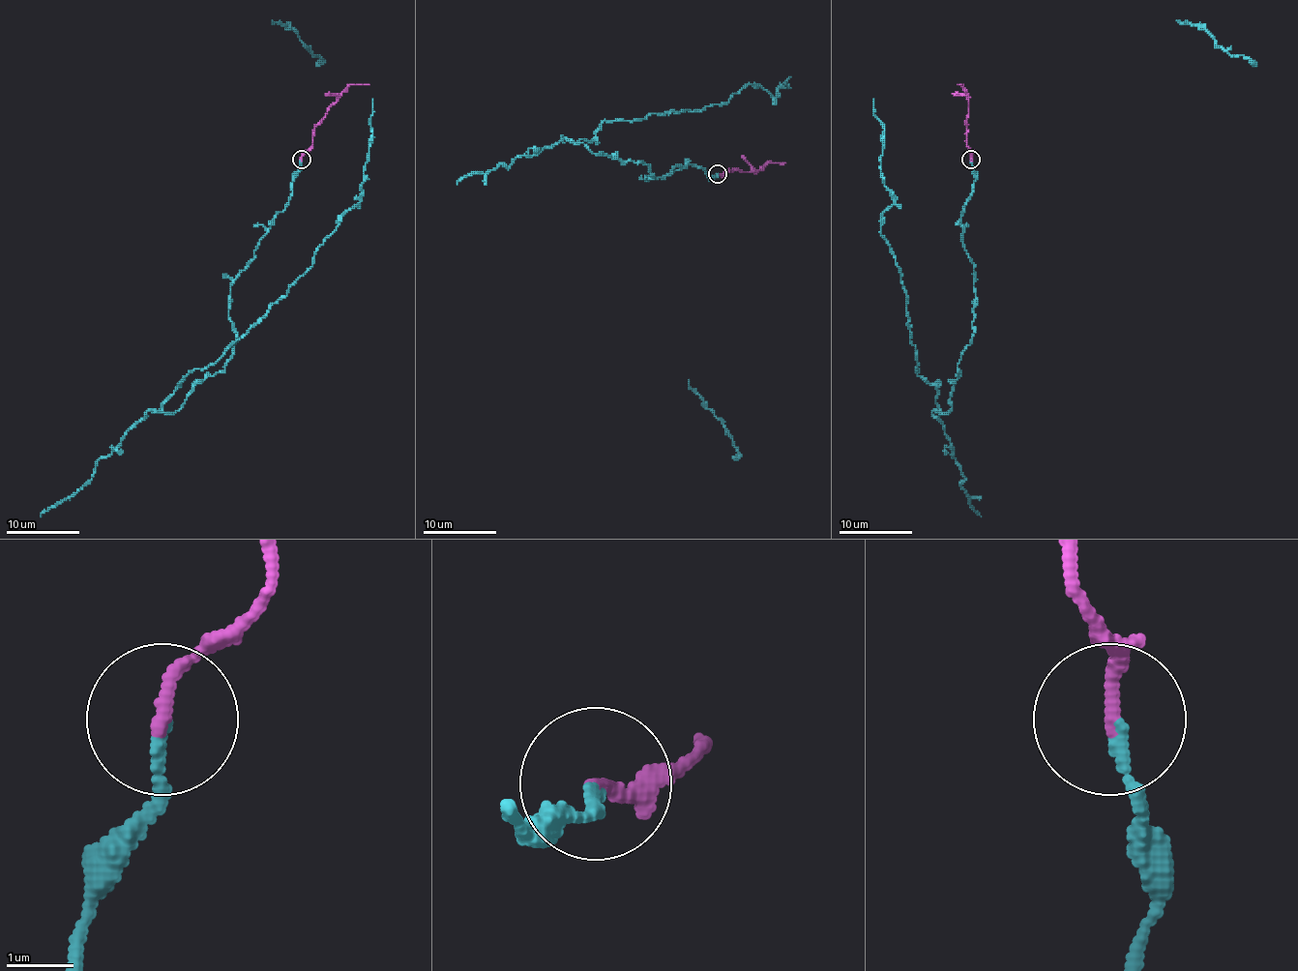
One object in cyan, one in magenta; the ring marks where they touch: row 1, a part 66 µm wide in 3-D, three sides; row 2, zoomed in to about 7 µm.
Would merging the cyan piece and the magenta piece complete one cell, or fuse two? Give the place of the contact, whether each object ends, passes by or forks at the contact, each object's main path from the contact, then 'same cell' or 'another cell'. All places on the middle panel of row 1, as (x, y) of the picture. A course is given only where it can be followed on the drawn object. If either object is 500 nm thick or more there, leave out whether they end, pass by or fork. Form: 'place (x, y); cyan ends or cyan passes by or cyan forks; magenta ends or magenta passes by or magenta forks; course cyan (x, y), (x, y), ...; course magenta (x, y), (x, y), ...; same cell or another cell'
place (718, 174); cyan ends; magenta ends; course cyan (718, 175), (645, 177), (579, 140), (747, 84), (776, 97), (789, 76); course magenta (718, 173), (728, 170), (758, 172), (767, 162), (785, 162); same cell

